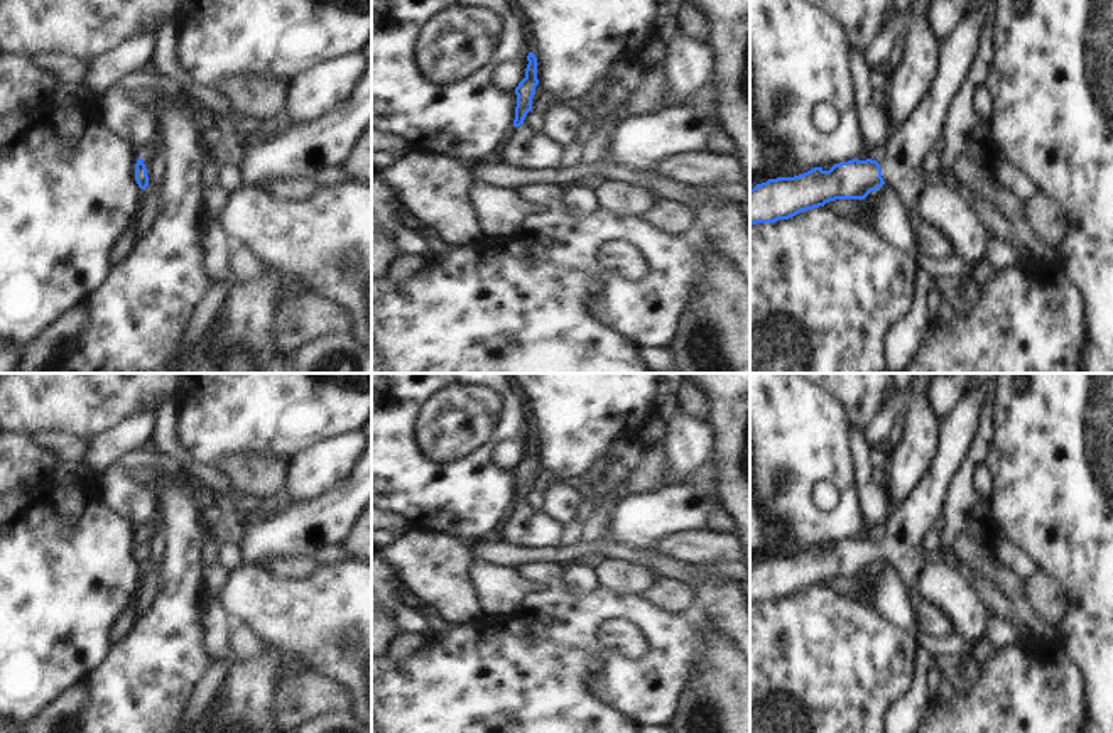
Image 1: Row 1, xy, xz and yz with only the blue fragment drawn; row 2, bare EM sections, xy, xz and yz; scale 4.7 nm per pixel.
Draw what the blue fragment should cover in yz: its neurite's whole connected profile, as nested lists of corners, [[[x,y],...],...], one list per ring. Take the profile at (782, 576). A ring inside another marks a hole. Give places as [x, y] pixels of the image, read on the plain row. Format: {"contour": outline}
{"contour": [[[995,382],[969,388],[939,422],[939,444],[929,471],[888,515],[882,537],[848,539],[829,549],[814,546],[794,556],[777,556],[750,567],[750,603],[789,598],[836,578],[865,578],[885,561],[893,564],[907,593],[926,566],[924,535],[942,515],[953,478],[968,456],[981,410]]]}

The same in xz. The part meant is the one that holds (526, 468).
{"contour": [[[529,431],[527,439],[525,456],[515,466],[513,508],[503,520],[498,537],[502,542],[513,546],[557,546],[562,524],[524,503],[527,491],[532,488],[532,476],[539,463],[535,432]]]}

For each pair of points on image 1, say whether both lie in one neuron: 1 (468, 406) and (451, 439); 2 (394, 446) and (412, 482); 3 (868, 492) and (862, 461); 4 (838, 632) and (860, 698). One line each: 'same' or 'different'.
1: same
2: same
3: same
4: same

